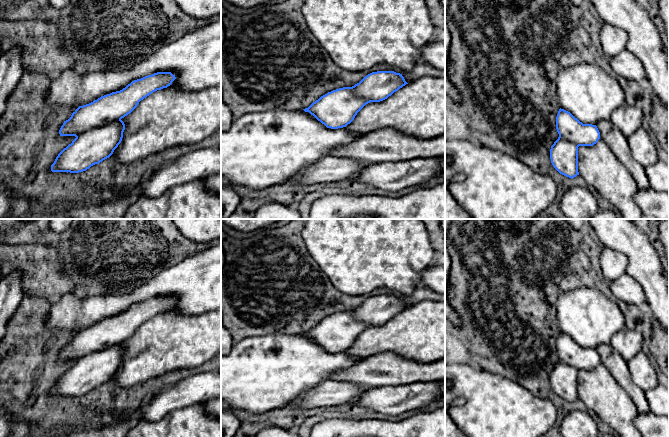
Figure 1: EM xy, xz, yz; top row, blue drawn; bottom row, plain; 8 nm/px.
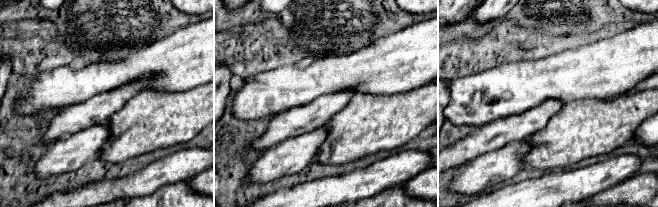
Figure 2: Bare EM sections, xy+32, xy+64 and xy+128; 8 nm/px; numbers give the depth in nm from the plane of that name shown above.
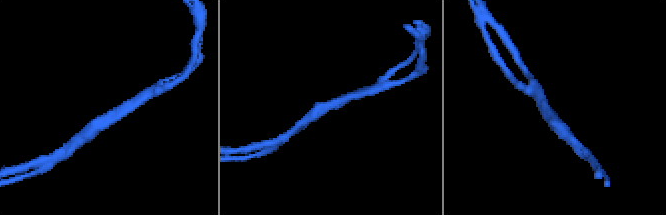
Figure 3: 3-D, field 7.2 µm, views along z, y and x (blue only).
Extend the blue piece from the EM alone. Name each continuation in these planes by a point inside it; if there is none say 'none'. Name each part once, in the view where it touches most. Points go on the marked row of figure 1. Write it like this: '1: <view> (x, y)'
none

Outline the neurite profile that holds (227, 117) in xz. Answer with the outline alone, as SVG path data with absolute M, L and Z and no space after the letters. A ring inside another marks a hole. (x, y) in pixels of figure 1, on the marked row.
M221 102L221 130L230 128L234 118L235 117L233 116L230 107Z

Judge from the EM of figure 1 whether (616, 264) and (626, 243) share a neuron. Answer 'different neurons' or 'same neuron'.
different neurons

